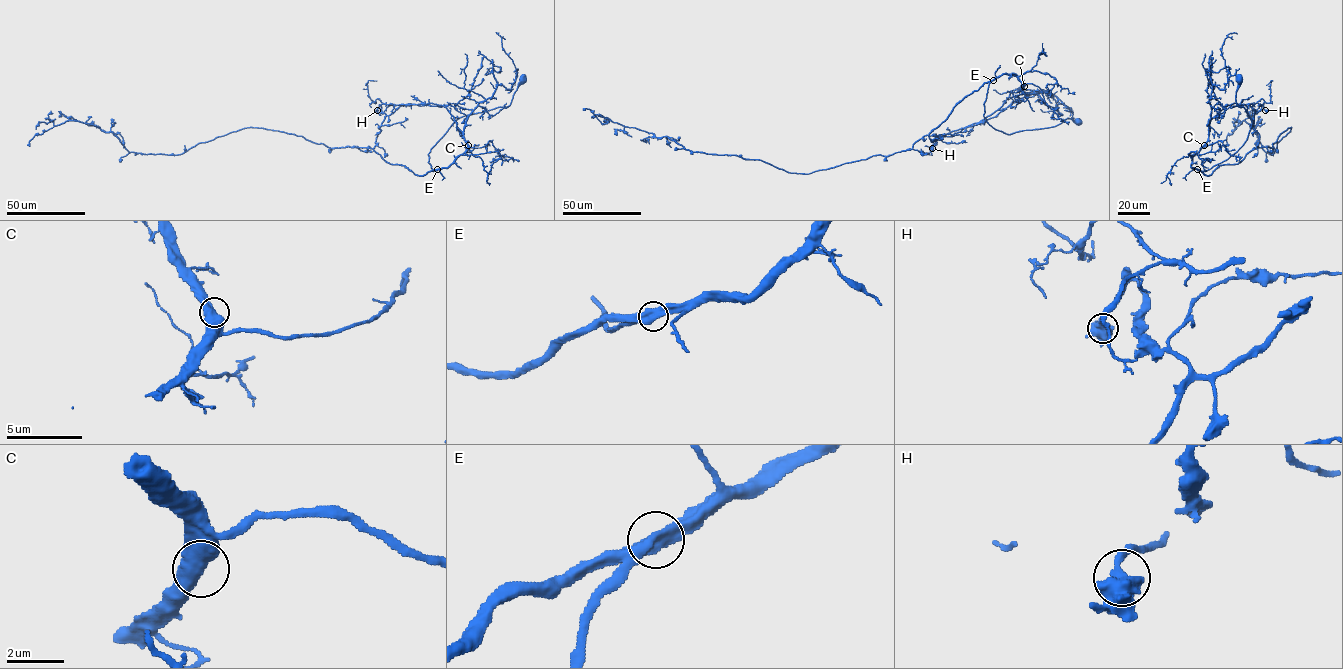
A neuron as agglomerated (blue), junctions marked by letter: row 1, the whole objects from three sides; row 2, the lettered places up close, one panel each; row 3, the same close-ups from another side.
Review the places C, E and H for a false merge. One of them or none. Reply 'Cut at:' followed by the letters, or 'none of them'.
Cut at: none of them

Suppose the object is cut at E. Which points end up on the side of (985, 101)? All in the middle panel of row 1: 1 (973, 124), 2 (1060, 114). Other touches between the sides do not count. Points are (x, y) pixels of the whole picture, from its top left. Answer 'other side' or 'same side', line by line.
1: other side
2: other side

